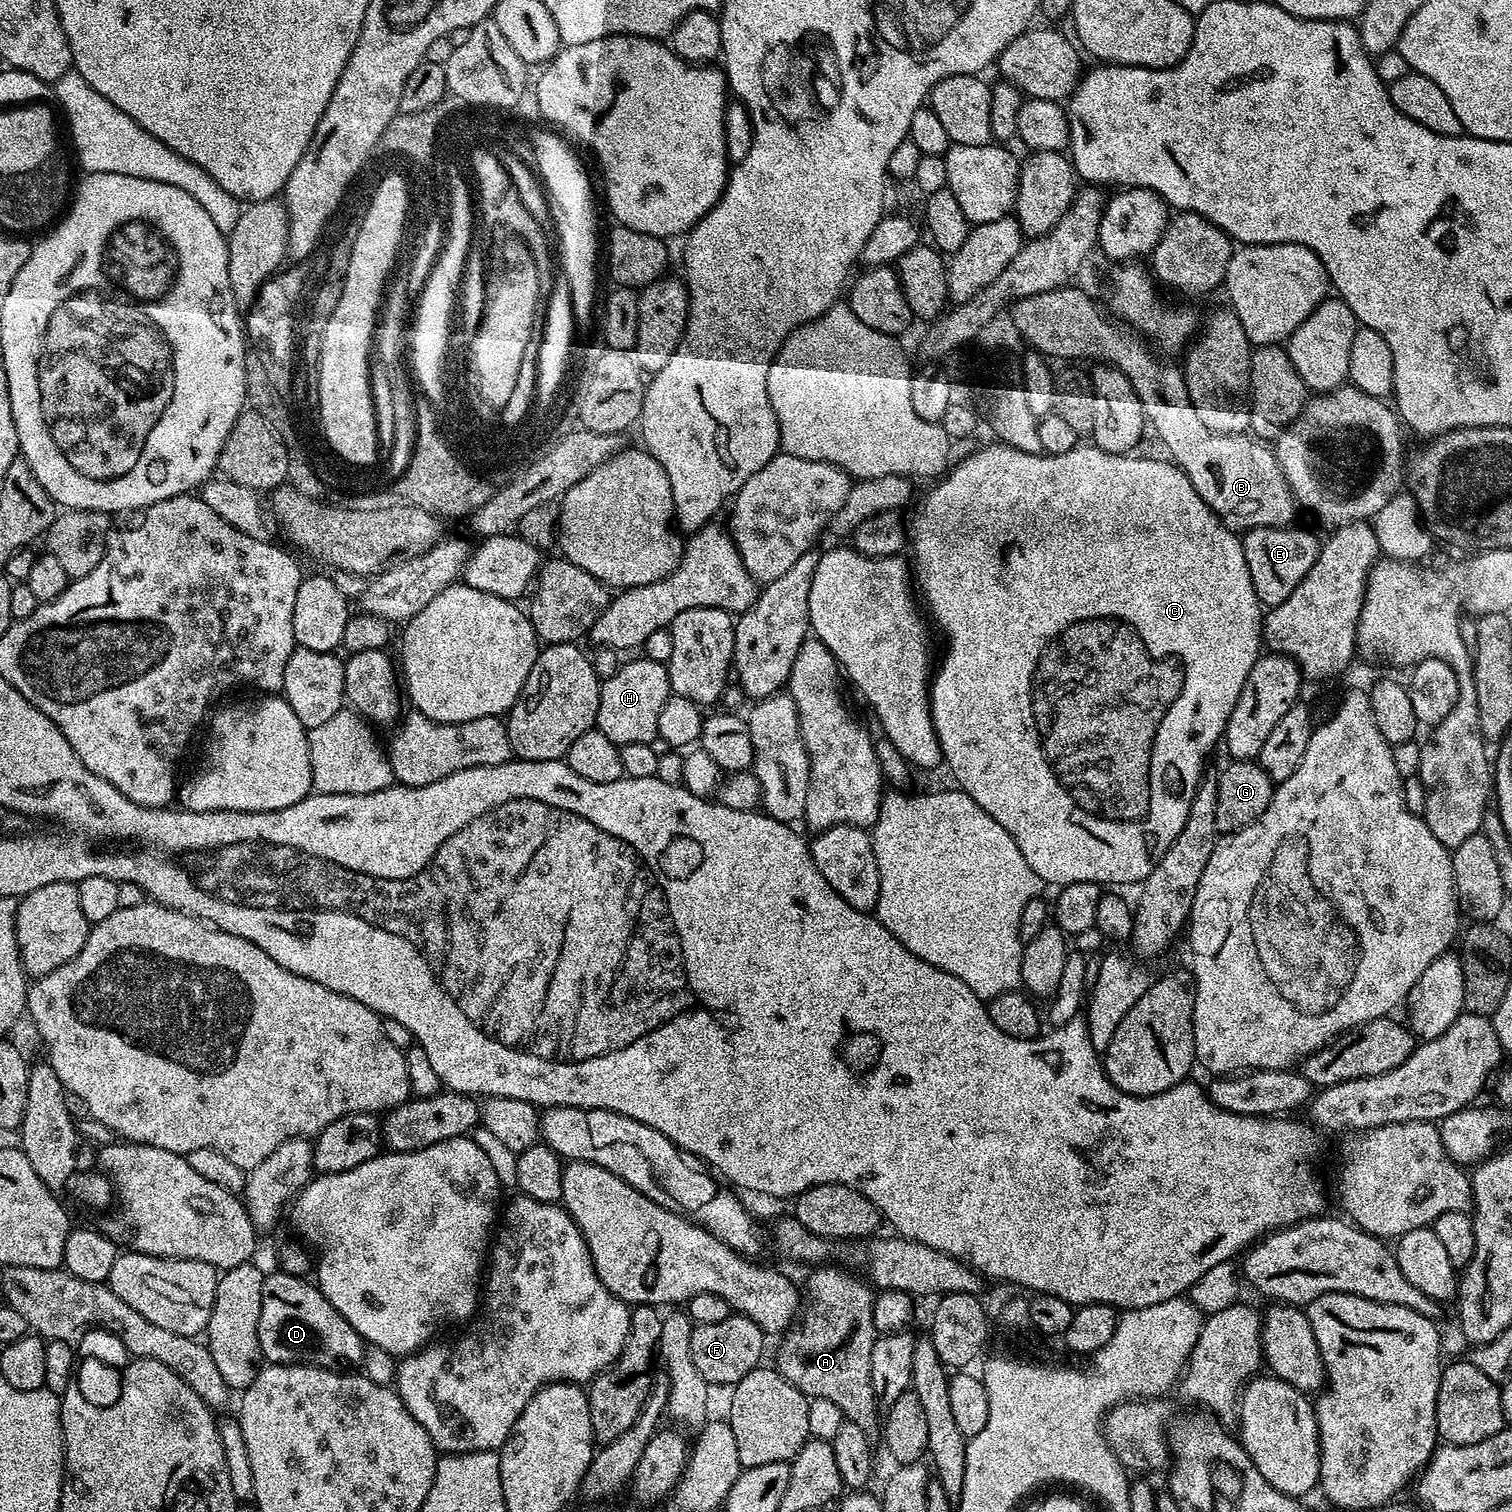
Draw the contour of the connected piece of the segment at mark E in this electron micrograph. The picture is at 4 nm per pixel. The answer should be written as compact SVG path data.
M1289 526L1287 528L1250 528L1243 533L1244 553L1246 564L1250 566L1250 580L1254 582L1254 590L1258 594L1261 604L1268 608L1277 608L1310 574L1310 566L1320 553L1321 537L1307 532L1304 528Z

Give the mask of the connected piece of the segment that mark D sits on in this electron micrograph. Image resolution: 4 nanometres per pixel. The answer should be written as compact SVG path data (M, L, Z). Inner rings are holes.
M269 1271L262 1286L262 1314L258 1318L261 1357L270 1364L309 1364L315 1368L352 1370L363 1361L366 1341L330 1306L315 1283L304 1276Z

